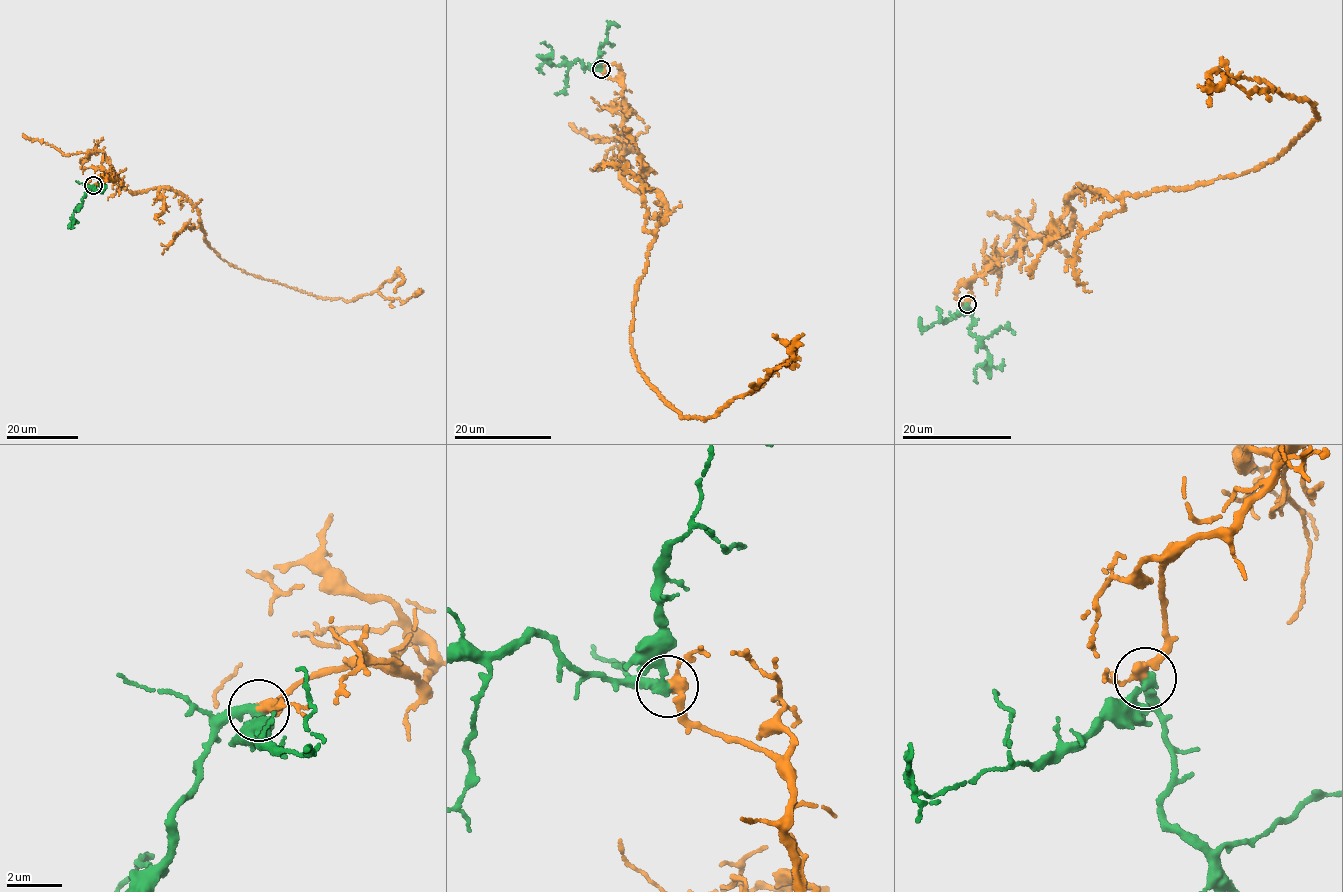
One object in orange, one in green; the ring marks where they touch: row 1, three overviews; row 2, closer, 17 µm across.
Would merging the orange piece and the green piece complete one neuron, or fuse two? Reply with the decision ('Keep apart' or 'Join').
Keep apart

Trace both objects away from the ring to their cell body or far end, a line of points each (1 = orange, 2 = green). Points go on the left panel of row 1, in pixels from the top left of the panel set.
1: (94, 186), (115, 175), (133, 194), (178, 192), (224, 260), (320, 298), (376, 291), (405, 301), (421, 288)
2: (94, 186), (87, 189), (76, 208), (70, 229)

